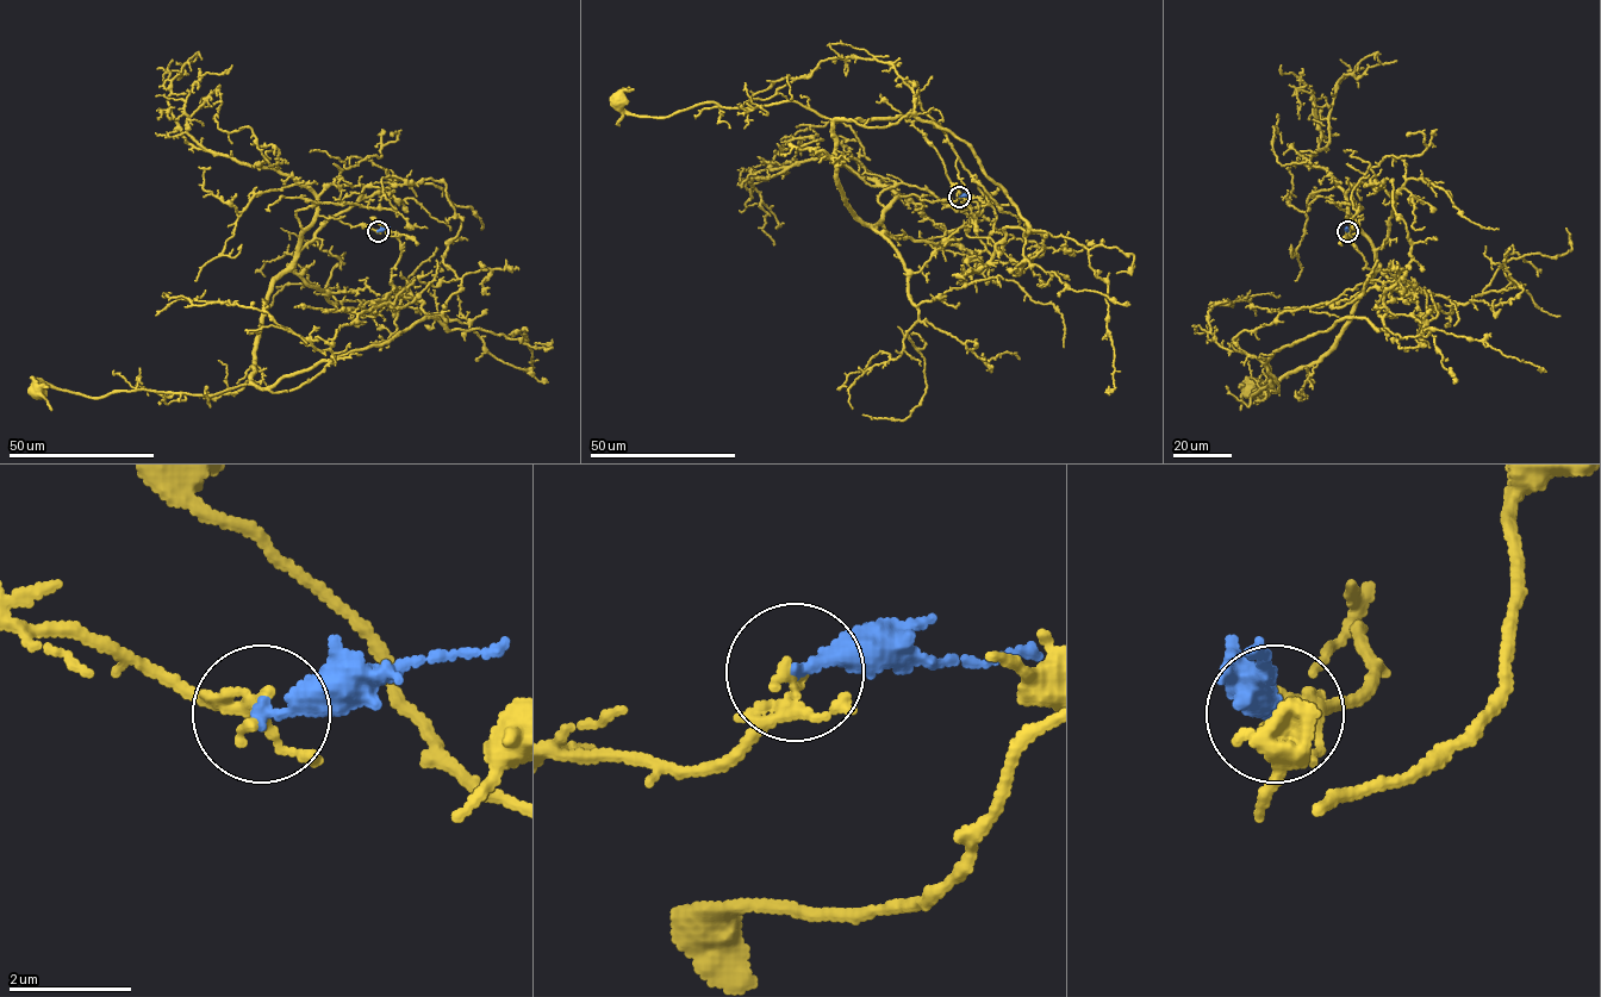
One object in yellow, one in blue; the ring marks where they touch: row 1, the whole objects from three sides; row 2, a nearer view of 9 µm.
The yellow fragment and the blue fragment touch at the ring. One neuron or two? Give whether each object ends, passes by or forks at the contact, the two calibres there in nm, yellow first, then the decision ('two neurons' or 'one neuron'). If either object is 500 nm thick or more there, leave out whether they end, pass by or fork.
yellow passes by; blue ends; calibres 200 and 320 nm; two neurons

